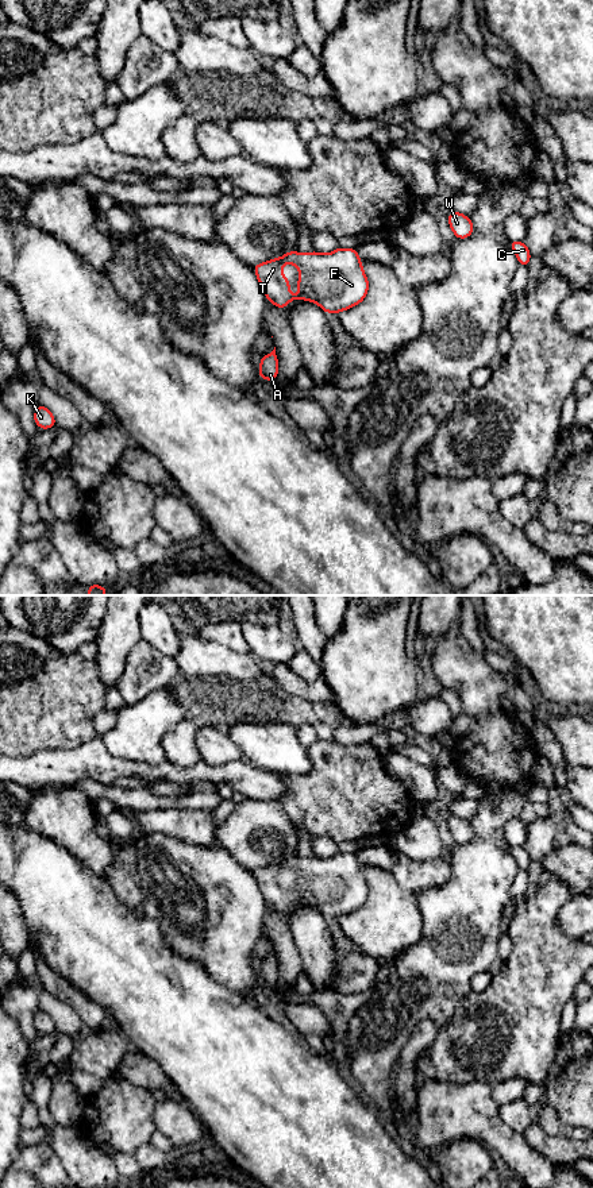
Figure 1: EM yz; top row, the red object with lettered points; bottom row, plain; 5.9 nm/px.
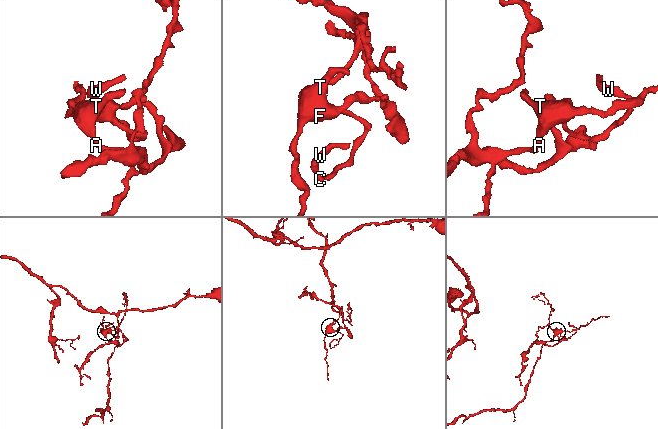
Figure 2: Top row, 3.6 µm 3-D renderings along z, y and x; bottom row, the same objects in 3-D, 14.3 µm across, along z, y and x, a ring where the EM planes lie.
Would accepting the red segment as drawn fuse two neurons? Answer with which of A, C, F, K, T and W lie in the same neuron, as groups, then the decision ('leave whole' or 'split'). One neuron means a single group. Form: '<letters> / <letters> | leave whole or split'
A C F K T W | leave whole

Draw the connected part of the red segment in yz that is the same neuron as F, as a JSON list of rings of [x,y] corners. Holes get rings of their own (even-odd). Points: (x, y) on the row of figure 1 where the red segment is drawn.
[[[338,247],[328,254],[289,251],[253,269],[267,301],[281,309],[293,300],[305,300],[317,304],[326,313],[340,313],[361,304],[369,290],[357,248]],[[285,263],[300,271],[297,296],[289,292],[290,282],[282,274]]]

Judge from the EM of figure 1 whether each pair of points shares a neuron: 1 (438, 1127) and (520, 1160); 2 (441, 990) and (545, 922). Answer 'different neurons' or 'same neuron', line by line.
1: same neuron
2: different neurons

